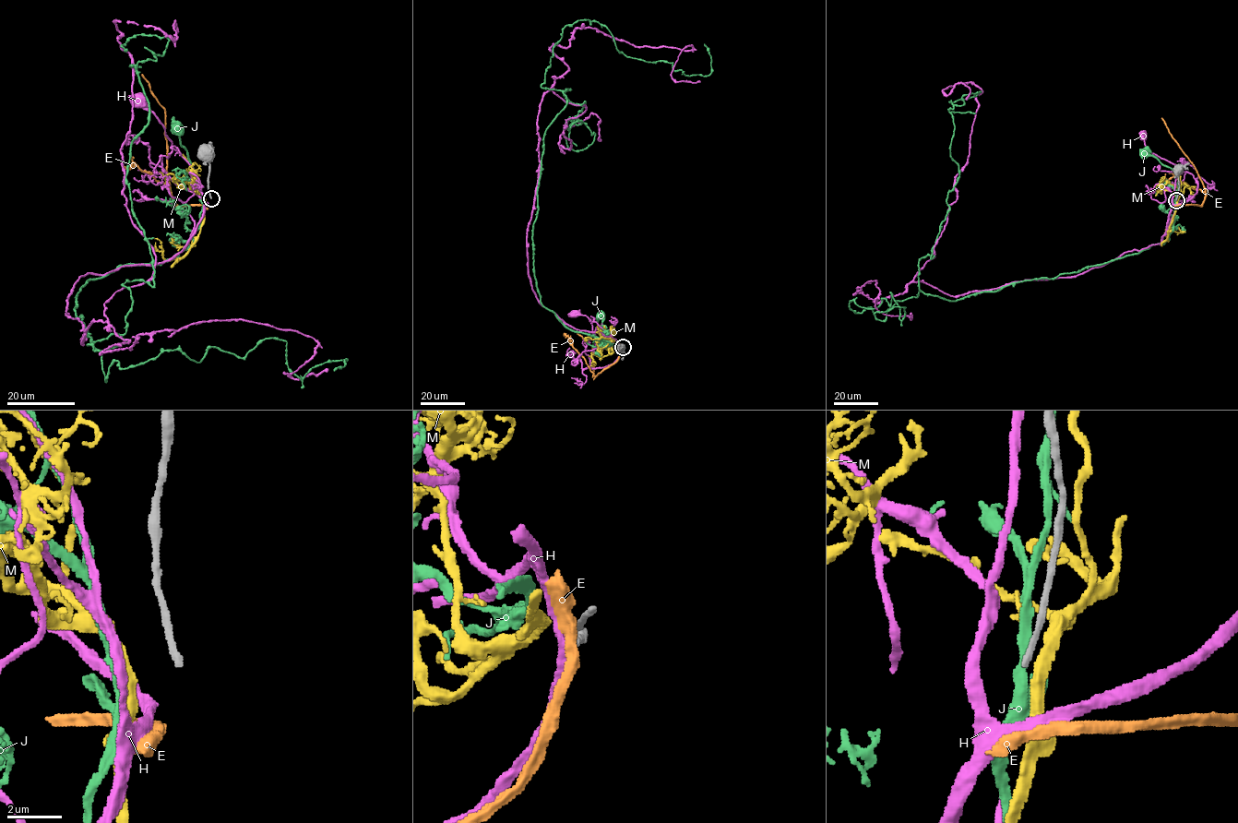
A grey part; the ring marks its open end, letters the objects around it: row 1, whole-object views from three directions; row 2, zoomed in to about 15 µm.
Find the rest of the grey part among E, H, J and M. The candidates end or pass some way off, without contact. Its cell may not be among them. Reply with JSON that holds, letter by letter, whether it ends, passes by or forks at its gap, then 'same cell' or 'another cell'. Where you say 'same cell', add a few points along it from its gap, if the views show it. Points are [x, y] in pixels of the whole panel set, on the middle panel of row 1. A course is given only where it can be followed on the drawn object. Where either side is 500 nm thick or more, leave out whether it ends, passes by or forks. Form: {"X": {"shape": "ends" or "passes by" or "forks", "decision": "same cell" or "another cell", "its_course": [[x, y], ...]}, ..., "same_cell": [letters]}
{"E": {"shape": "passes by", "decision": "another cell"}, "H": {"shape": "passes by", "decision": "another cell"}, "J": {"shape": "forks", "decision": "another cell"}, "M": {"shape": "passes by", "decision": "another cell"}, "same_cell": []}

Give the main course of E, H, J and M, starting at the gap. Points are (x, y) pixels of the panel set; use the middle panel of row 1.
E: (621, 348), (618, 359), (595, 375), (592, 347), (577, 332)
H: (620, 348), (618, 343), (598, 350), (591, 321), (584, 316), (574, 314)
J: (618, 347), (609, 348), (600, 315)
M: (619, 348), (612, 339), (585, 338)

